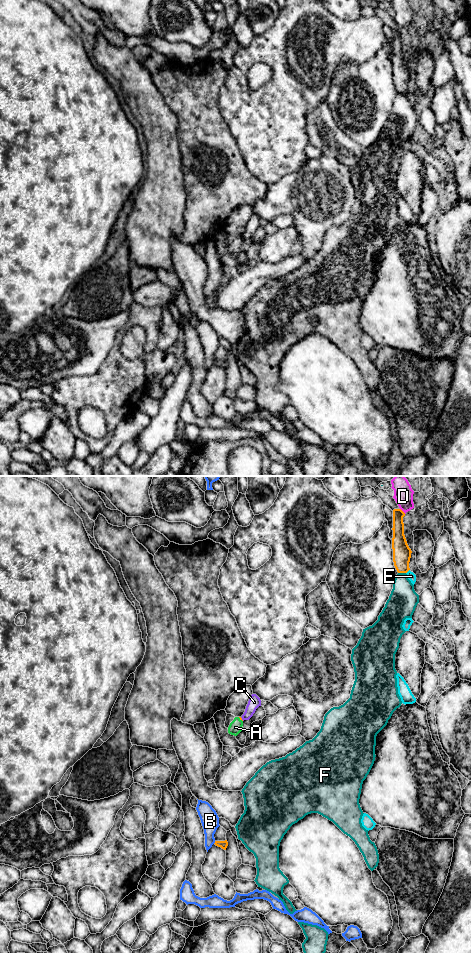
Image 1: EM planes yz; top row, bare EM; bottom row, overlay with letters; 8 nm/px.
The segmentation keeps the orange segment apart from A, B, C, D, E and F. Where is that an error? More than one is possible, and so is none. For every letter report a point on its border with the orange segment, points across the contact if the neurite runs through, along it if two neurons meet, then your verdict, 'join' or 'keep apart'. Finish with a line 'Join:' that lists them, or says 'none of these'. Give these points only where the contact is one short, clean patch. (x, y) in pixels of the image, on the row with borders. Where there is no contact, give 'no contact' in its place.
A: contact yz (240, 719); way yz (239, 717), (240, 719), (235, 727); join
B: contact yz (215, 842); keep apart
C: contact yz (241, 719); keep apart
D: contact yz (402, 511); keep apart
E: contact yz (408, 570); border yz (409, 569), (406, 573); keep apart
F: contact yz (402, 572); keep apart
Join: A

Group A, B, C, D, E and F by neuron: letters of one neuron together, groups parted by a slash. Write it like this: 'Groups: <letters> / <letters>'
Groups: A / B / C / D / E / F

